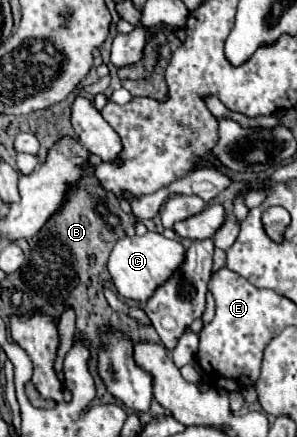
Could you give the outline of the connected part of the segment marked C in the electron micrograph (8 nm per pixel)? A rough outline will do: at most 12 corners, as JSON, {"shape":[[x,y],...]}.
{"shape":[[125,237],[107,269],[121,297],[145,303],[185,261],[177,239]]}

